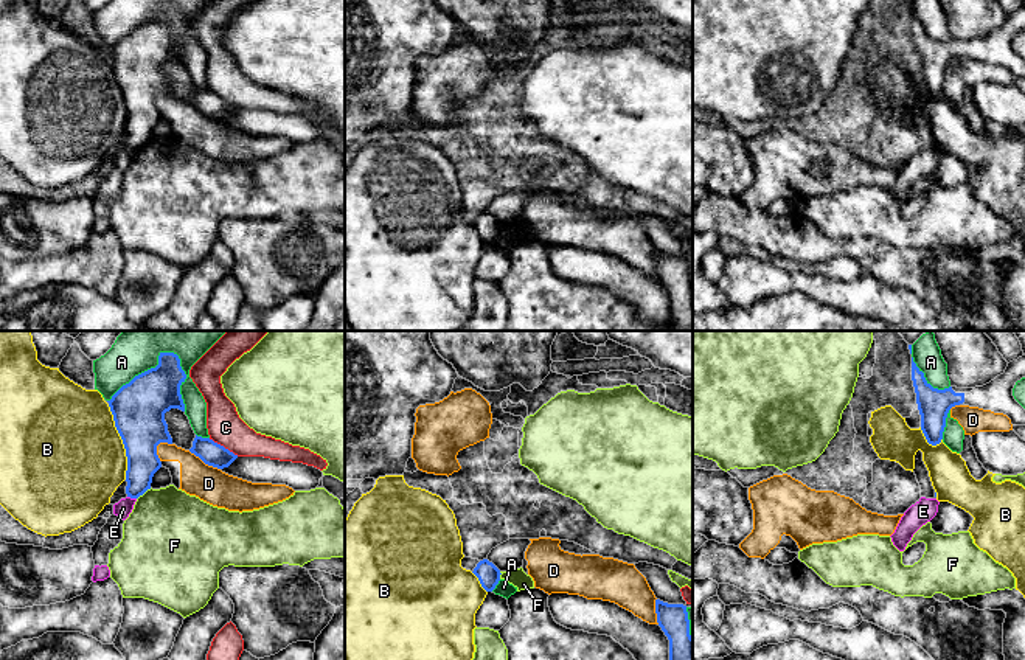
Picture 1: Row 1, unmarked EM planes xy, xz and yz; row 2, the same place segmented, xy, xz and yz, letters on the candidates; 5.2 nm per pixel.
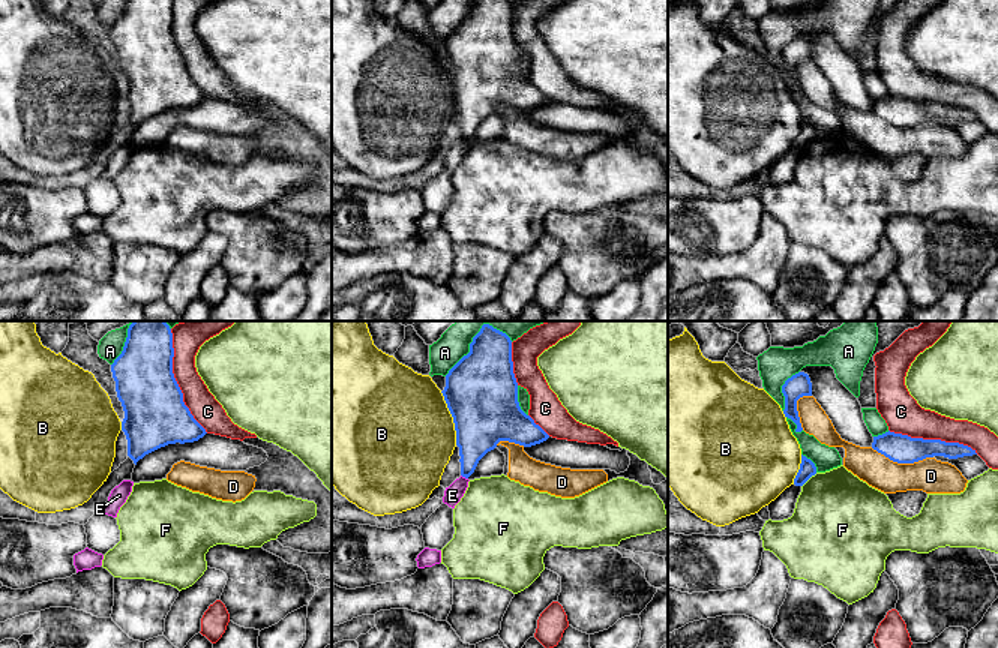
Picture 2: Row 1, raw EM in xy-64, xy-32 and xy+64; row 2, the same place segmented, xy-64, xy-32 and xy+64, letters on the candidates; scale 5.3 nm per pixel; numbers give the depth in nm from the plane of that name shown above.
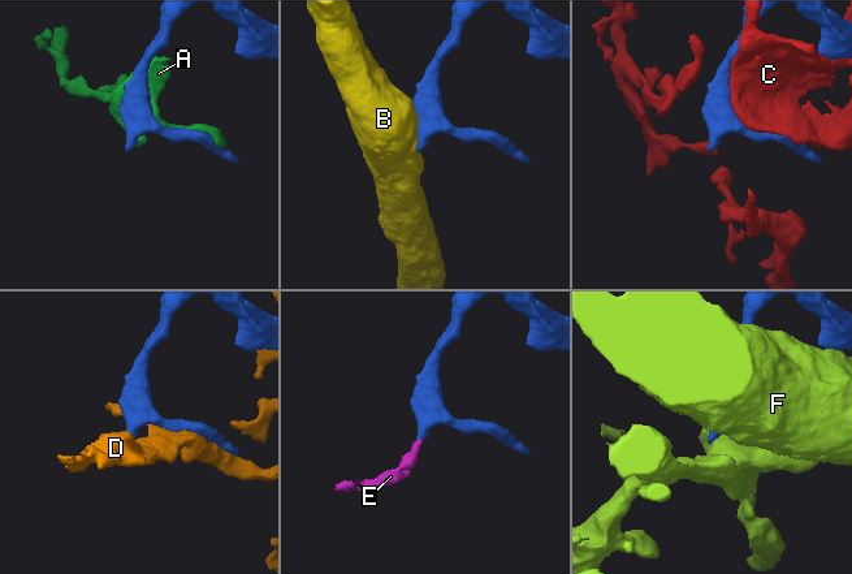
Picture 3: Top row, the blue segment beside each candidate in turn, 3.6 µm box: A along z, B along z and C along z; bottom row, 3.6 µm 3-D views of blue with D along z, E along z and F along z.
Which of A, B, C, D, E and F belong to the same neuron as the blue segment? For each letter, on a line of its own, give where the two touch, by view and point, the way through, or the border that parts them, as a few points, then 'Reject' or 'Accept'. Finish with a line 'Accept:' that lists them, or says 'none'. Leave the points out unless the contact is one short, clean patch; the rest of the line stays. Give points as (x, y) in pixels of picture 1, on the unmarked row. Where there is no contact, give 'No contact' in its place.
A: Touches blue at xy (148, 22). Reject
B: Touches blue at xy (123, 93). Boundary: xy (107, 56), (125, 101), (126, 131). Reject
C: Touches blue at xy (222, 98). Reject
D: Touches blue at xy (204, 114). Reject
E: Touches blue at xy (132, 149). Boundary: xy (128, 148), (135, 151). Reject
F: Touches blue at xy (143, 145). Reject
Accept: none

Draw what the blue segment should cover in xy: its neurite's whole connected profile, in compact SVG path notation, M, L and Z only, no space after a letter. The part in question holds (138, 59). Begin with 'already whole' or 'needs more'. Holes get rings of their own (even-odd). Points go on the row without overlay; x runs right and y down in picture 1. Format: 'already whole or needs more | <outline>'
already whole | M160 5L155 20L135 28L107 53L126 101L126 146L130 151L151 141L152 129L162 120L157 98L172 96L165 65L171 61L185 64L180 47L185 31L179 8Z

